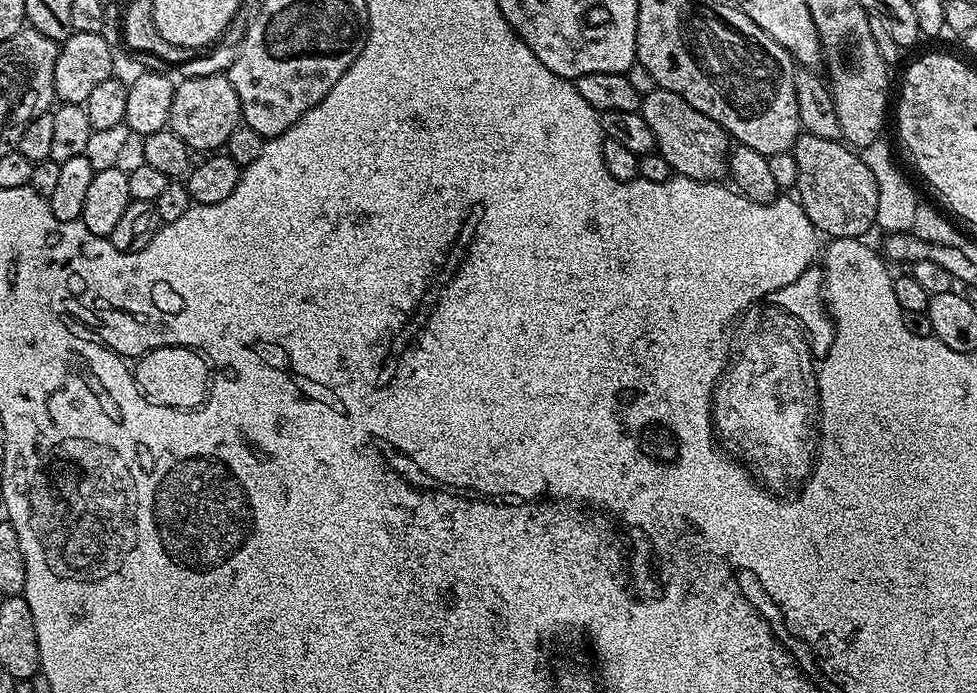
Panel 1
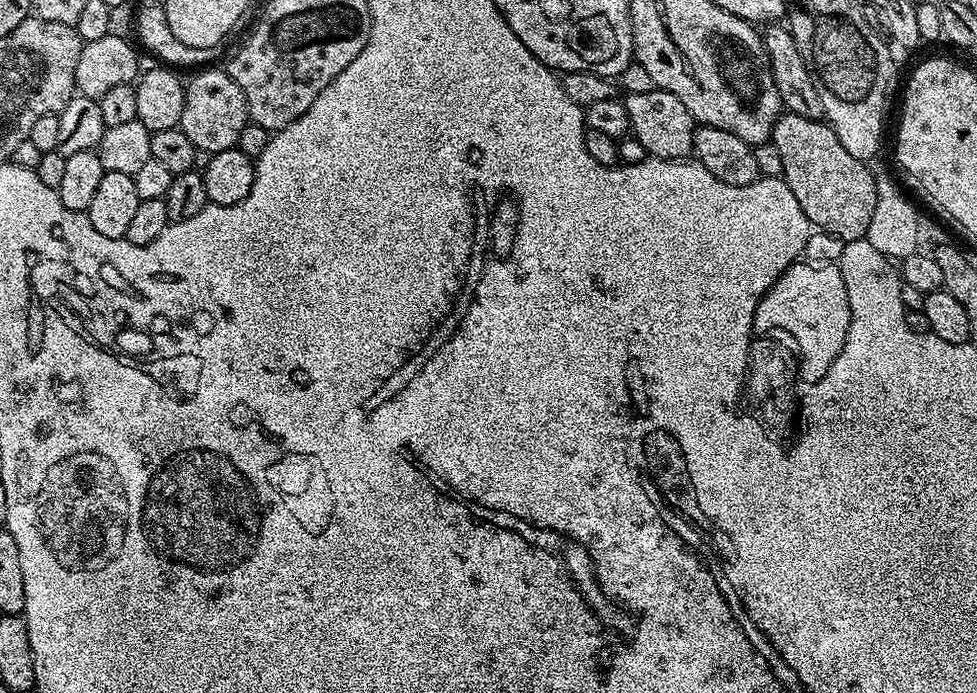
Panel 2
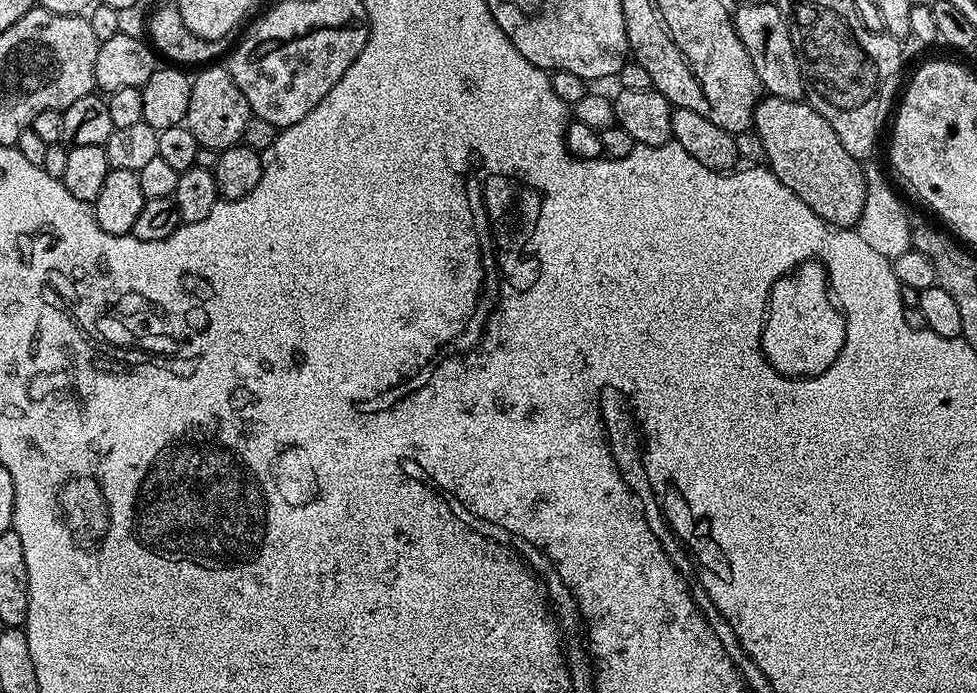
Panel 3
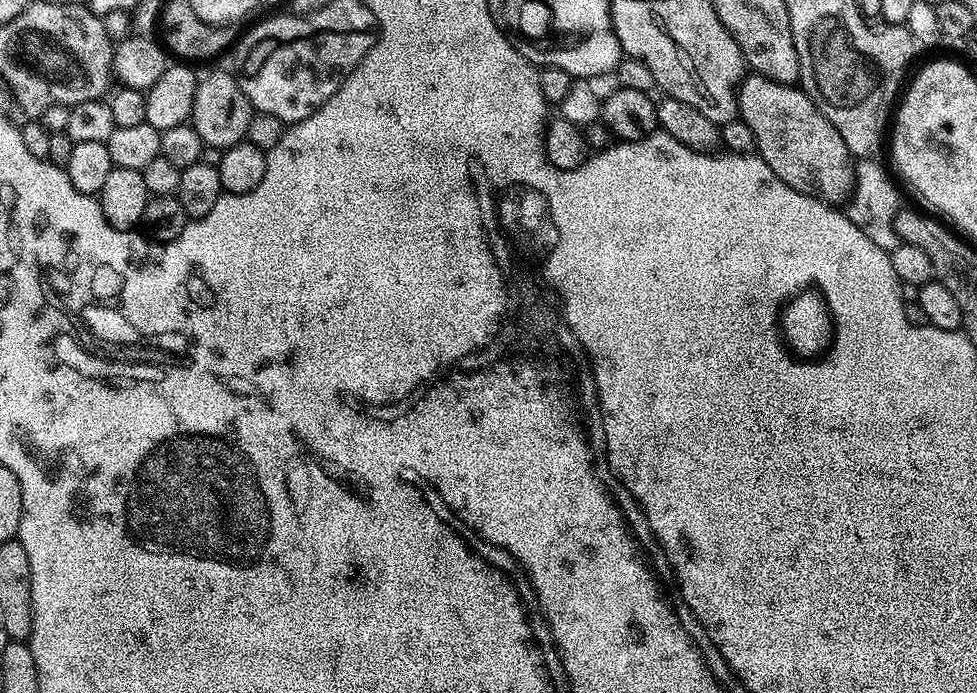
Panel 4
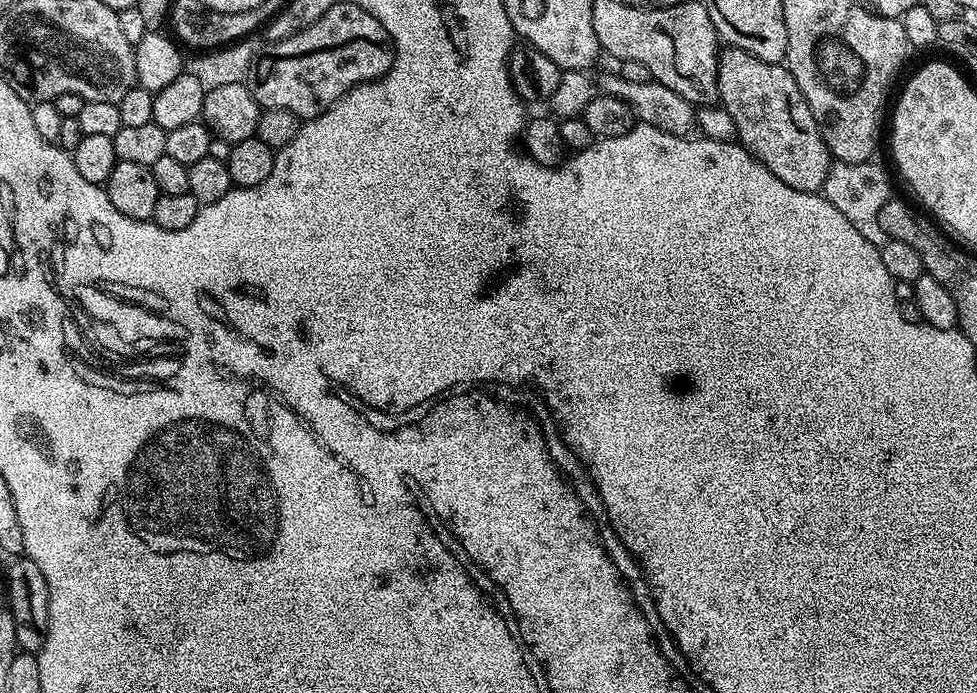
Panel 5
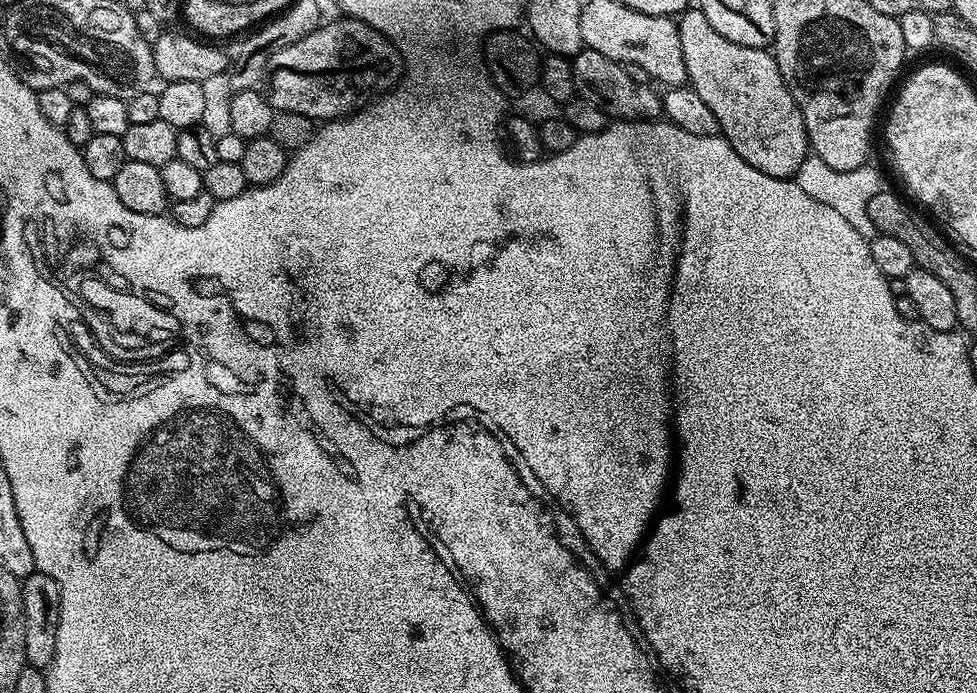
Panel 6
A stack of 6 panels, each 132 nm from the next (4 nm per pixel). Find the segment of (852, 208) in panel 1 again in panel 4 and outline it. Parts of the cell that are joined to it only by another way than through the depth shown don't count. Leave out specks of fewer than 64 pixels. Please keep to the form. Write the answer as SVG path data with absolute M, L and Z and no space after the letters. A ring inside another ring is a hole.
M748 74L740 82L736 107L739 119L744 120L754 134L755 151L766 162L766 166L770 166L770 170L774 170L774 174L786 182L786 186L833 206L843 205L851 197L856 181L854 157L846 142L842 142L842 134L834 130L832 123L818 111L803 88L774 82L759 74Z

